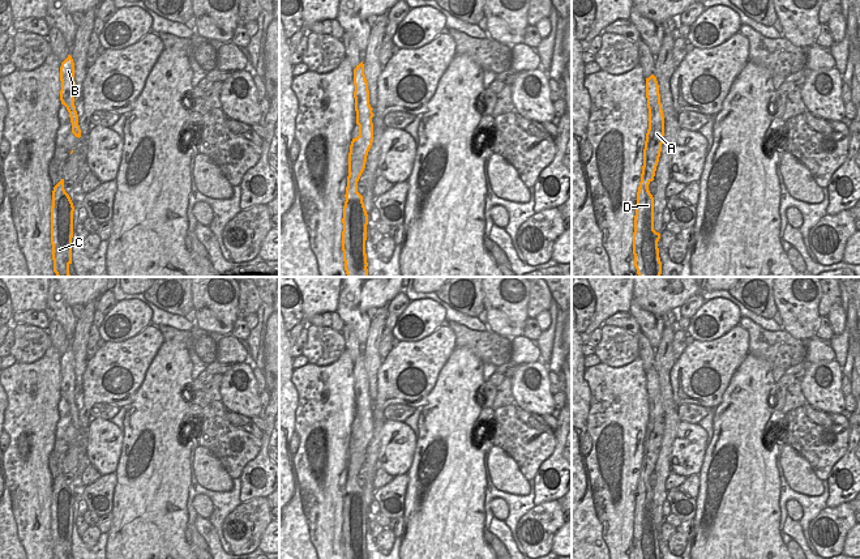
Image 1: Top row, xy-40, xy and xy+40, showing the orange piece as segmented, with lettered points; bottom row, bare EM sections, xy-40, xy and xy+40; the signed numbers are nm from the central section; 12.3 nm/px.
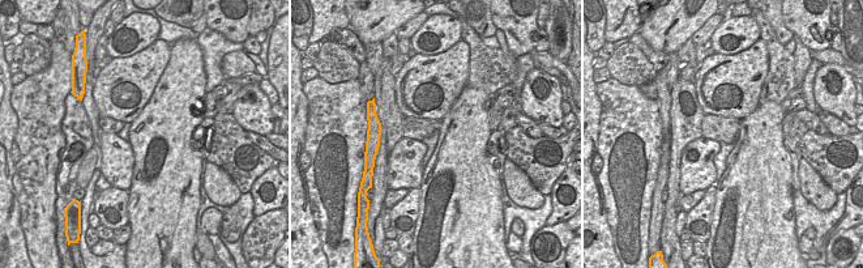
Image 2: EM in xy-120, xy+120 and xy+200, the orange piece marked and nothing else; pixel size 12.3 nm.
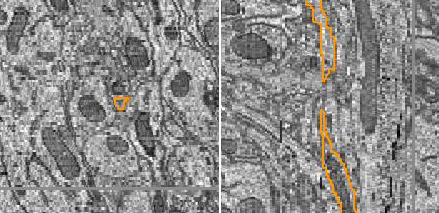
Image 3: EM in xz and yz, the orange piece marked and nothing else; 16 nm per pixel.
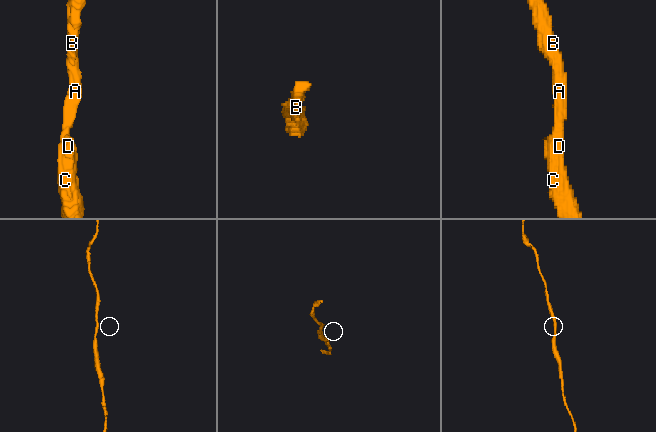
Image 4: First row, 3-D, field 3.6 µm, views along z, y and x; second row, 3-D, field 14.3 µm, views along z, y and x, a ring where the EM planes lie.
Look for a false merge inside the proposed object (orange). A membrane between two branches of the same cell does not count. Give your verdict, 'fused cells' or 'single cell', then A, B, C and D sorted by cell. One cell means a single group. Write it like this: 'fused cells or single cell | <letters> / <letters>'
single cell | A B C D

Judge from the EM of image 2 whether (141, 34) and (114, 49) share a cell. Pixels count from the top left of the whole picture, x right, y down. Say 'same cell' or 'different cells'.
same cell

